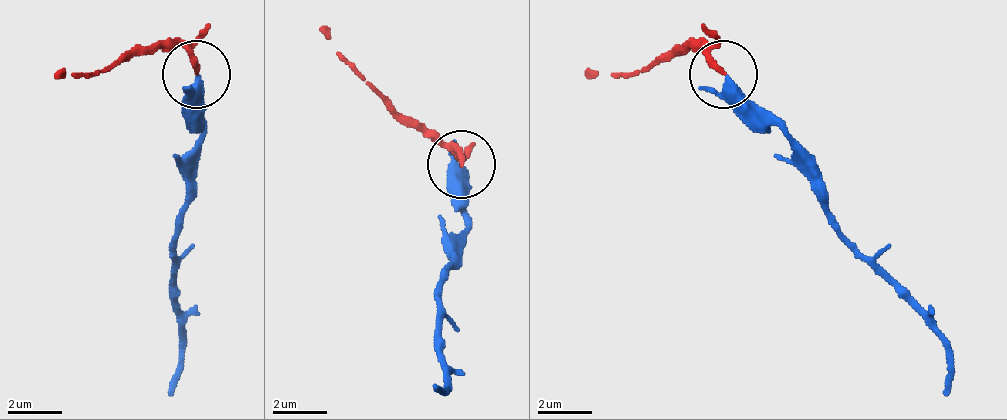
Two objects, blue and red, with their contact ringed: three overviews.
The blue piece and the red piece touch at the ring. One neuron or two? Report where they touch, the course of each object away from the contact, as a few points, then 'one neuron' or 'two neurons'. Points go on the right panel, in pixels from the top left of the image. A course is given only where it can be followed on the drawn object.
place (723, 74); course blue (725, 73), (785, 133), (846, 242), (948, 350), (948, 397); course red (725, 73), (704, 45), (670, 45), (637, 73), (589, 79); one neuron

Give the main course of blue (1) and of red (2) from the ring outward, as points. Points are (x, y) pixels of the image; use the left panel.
1: (195, 73), (201, 133), (174, 242), (181, 350), (168, 397)
2: (195, 73), (181, 45), (134, 45), (100, 73), (53, 79)

